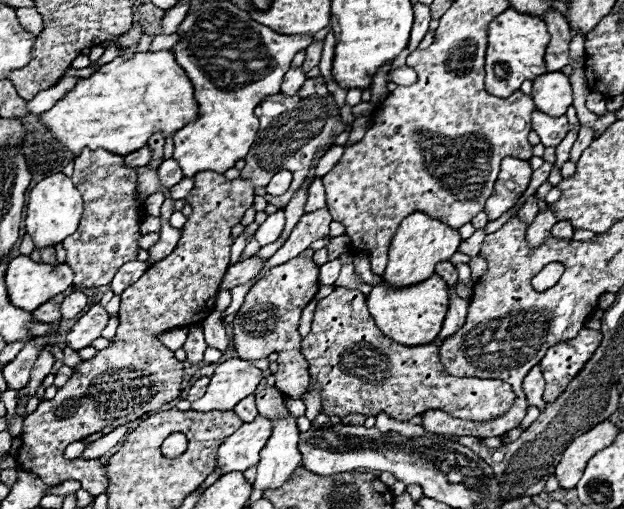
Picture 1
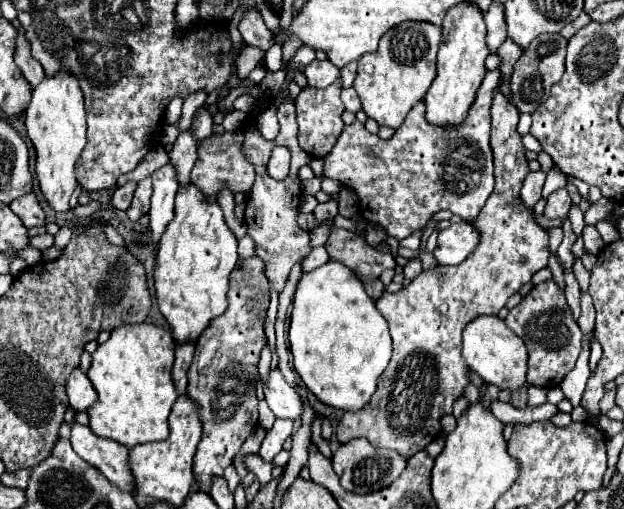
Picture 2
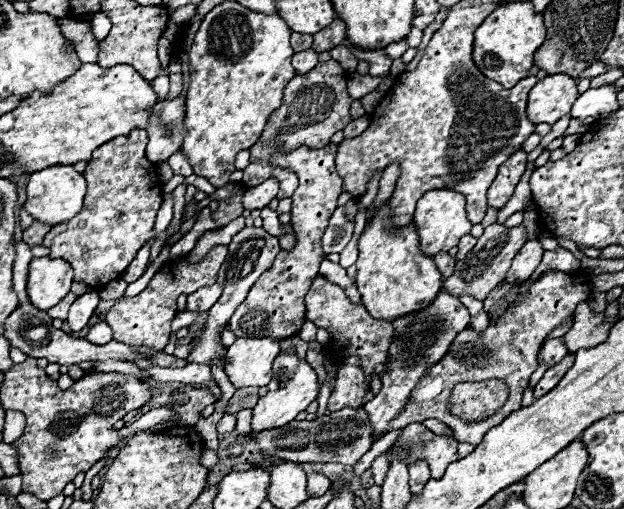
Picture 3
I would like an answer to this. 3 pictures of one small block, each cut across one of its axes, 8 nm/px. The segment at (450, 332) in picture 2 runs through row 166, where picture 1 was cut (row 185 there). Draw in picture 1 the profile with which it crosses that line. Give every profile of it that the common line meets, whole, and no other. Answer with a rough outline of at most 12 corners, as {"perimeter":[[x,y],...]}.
{"perimeter":[[504,158],[484,212],[506,214],[530,184],[528,160]]}

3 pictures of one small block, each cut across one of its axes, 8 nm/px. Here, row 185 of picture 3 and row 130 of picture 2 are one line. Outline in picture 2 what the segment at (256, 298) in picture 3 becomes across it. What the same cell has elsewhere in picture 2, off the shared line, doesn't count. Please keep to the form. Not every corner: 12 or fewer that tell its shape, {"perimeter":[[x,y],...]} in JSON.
{"perimeter":[[342,82],[296,96],[300,148],[324,158],[344,122]]}

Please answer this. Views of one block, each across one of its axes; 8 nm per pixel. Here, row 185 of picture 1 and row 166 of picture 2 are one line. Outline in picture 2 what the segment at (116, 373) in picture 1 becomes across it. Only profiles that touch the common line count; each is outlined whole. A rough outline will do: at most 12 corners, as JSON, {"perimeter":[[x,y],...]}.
{"perimeter":[[242,130],[200,142],[192,182],[216,198],[252,188]]}

